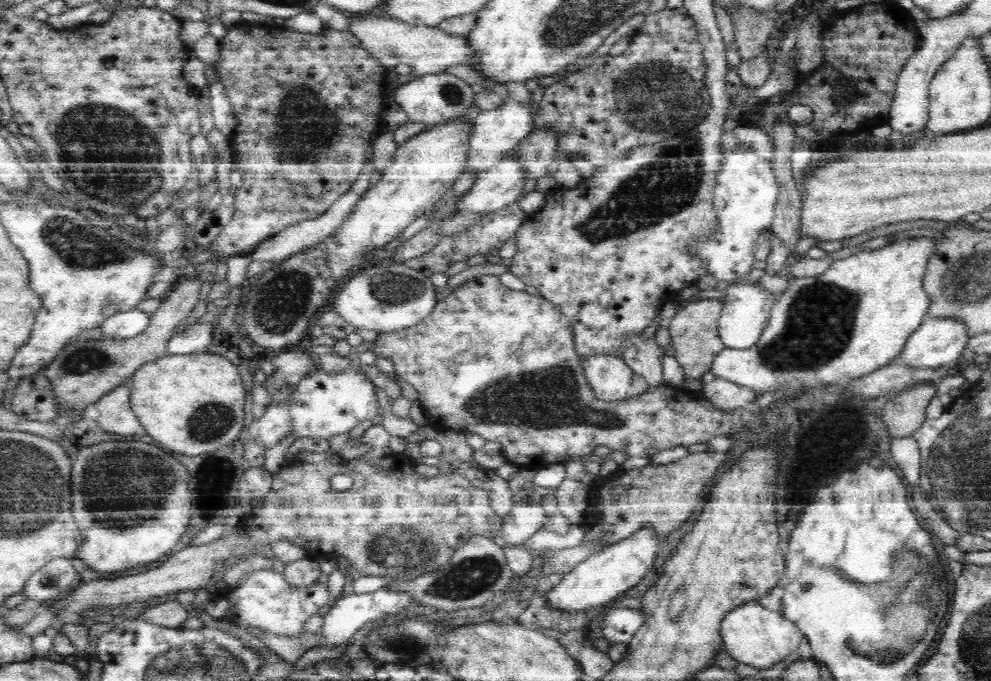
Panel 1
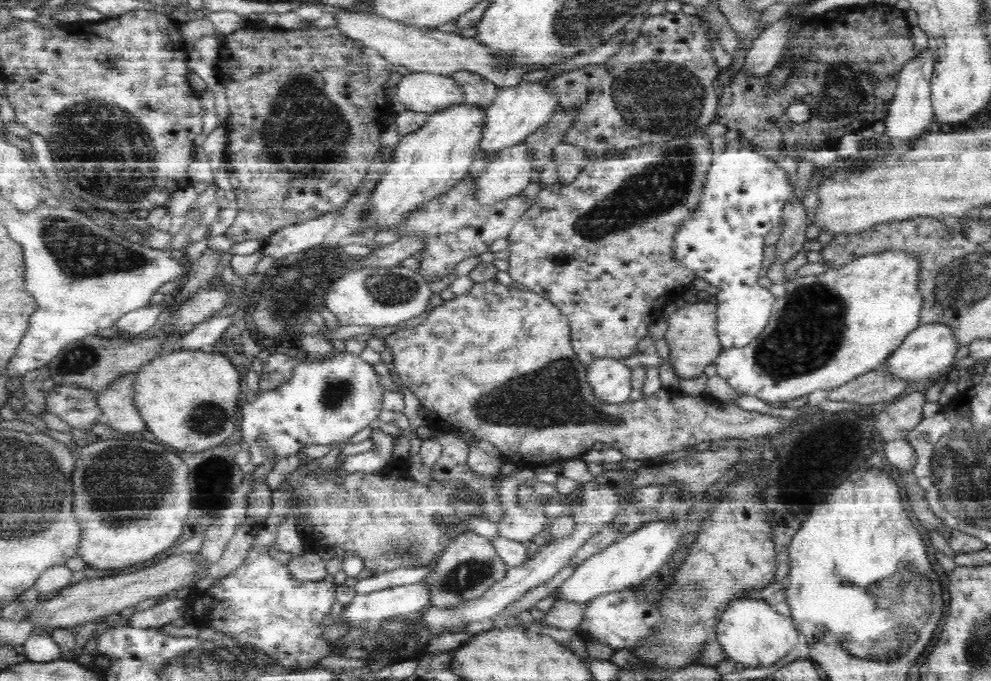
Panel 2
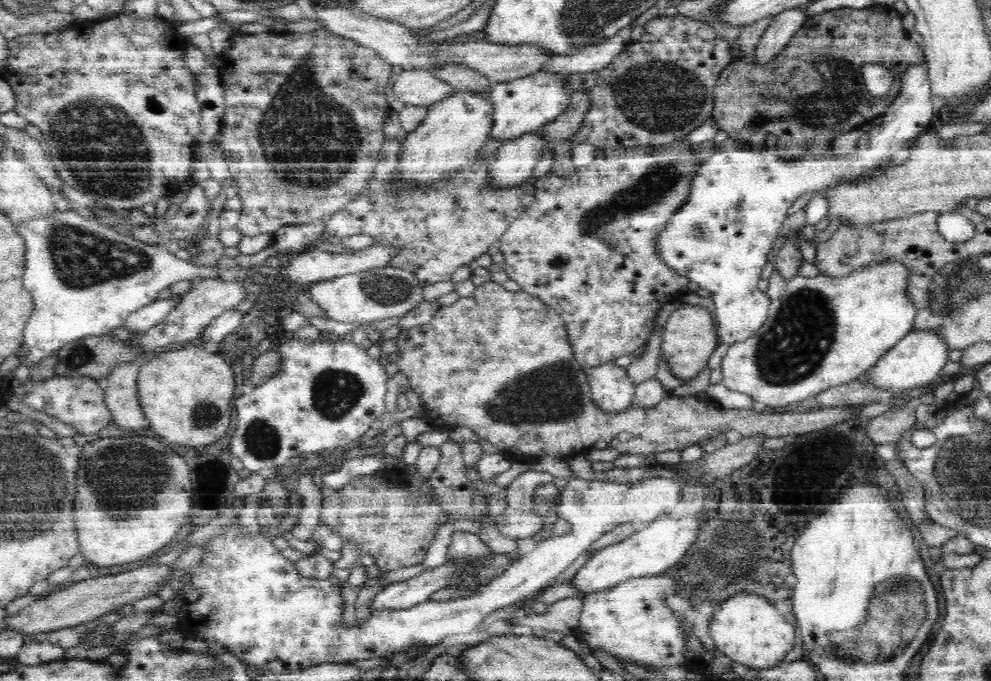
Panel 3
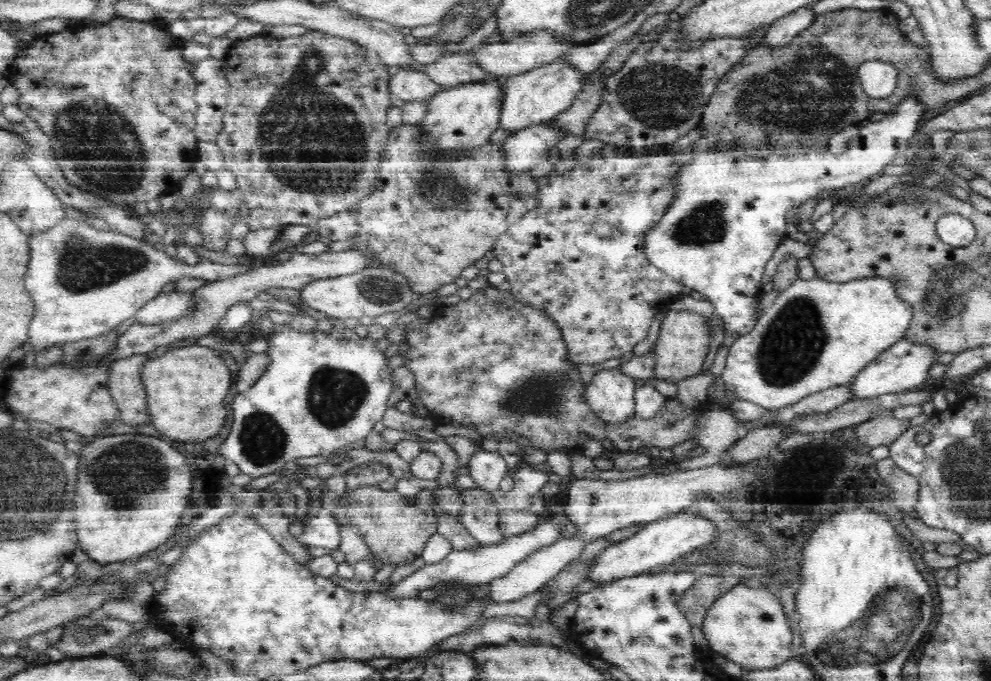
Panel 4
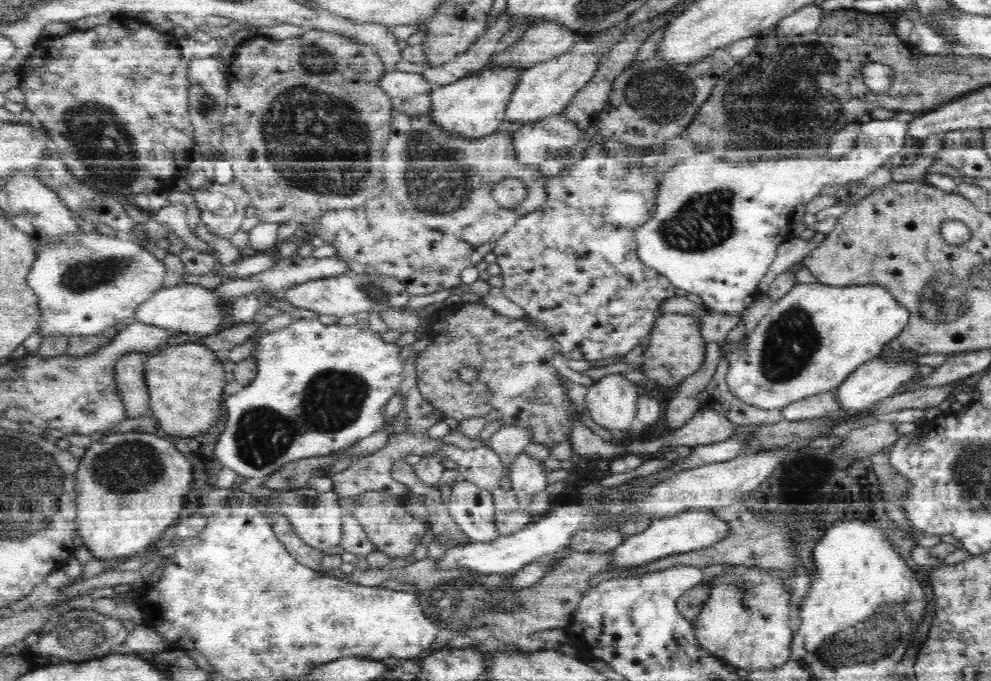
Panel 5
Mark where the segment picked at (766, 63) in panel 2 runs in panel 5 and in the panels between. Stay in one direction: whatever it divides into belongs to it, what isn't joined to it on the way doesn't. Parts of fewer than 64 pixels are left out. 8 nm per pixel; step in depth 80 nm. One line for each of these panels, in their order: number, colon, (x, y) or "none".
3: (784, 26)
4: (783, 30)
5: (807, 19)

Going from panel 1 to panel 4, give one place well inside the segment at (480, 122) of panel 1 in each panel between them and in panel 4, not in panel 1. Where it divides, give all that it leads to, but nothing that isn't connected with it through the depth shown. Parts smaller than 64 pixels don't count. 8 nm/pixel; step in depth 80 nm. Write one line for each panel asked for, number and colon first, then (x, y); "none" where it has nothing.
2: (516, 112)
3: (521, 106)
4: (528, 99)

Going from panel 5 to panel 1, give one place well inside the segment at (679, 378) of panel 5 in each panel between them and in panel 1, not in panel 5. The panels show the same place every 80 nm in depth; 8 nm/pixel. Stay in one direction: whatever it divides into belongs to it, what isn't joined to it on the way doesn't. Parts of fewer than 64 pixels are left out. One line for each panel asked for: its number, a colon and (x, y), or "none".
1: (694, 330)
2: (691, 334)
3: (689, 338)
4: (684, 337)

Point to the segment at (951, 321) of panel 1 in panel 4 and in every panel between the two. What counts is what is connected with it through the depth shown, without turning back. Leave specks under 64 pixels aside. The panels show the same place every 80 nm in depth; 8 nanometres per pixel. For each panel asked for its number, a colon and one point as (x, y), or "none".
2: (929, 348)
3: (917, 359)
4: (905, 365)

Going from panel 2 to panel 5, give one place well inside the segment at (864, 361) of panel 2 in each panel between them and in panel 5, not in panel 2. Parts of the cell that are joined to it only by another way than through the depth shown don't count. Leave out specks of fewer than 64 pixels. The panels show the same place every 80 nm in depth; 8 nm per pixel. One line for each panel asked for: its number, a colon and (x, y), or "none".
3: (825, 331)
4: (816, 335)
5: (810, 341)

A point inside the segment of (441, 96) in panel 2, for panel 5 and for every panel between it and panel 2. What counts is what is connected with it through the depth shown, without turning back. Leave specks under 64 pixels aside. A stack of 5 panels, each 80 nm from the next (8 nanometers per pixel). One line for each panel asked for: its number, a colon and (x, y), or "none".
3: (414, 87)
4: (411, 85)
5: (402, 85)

